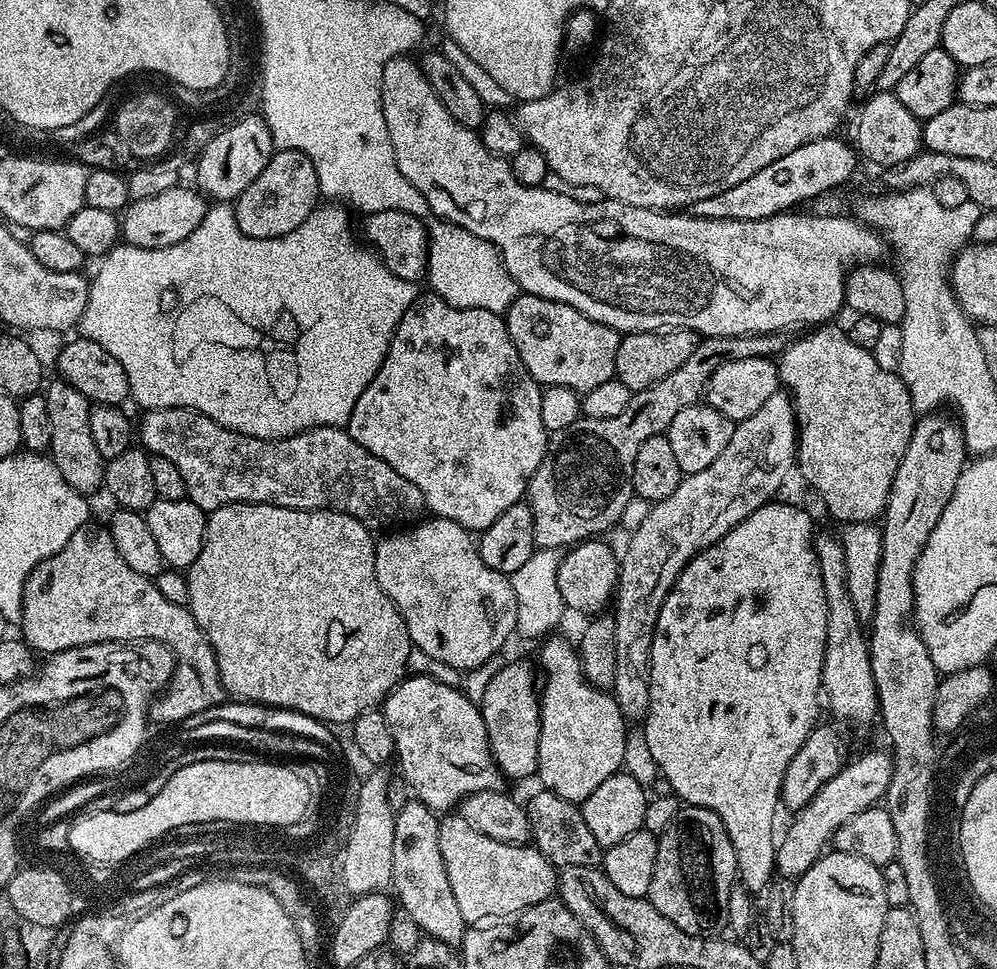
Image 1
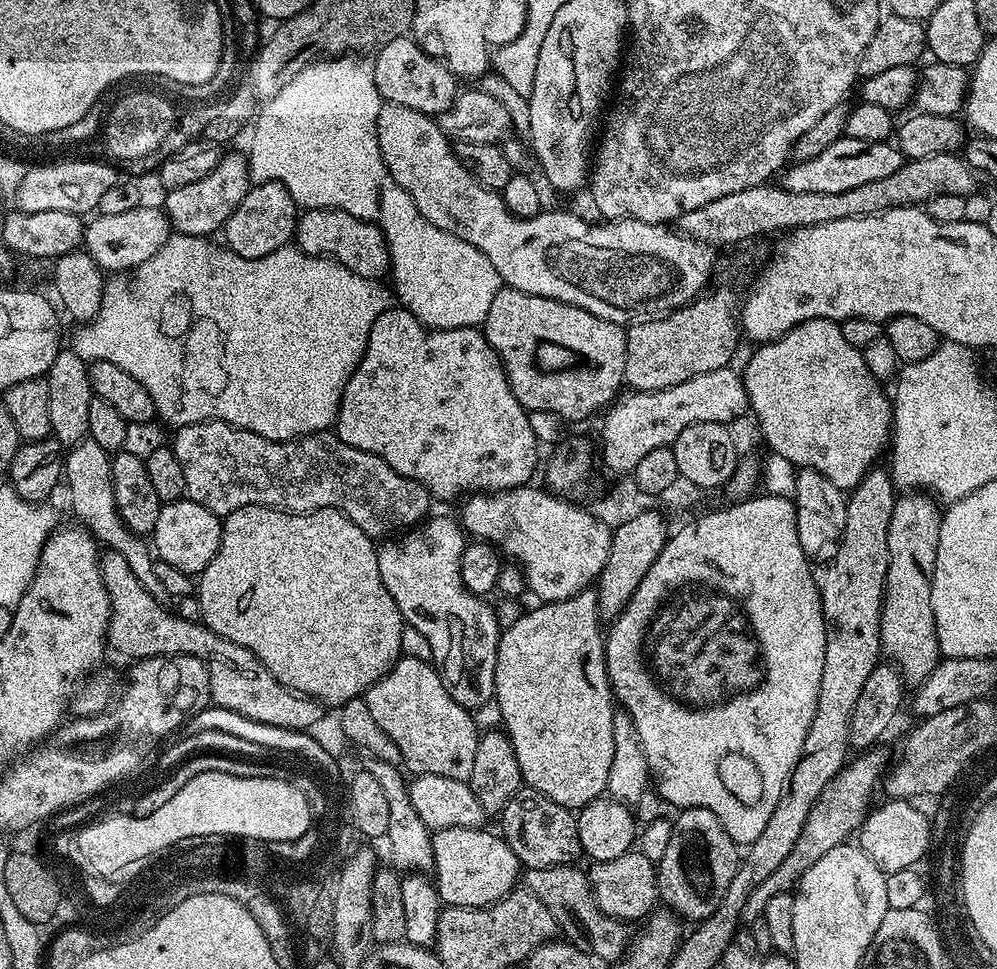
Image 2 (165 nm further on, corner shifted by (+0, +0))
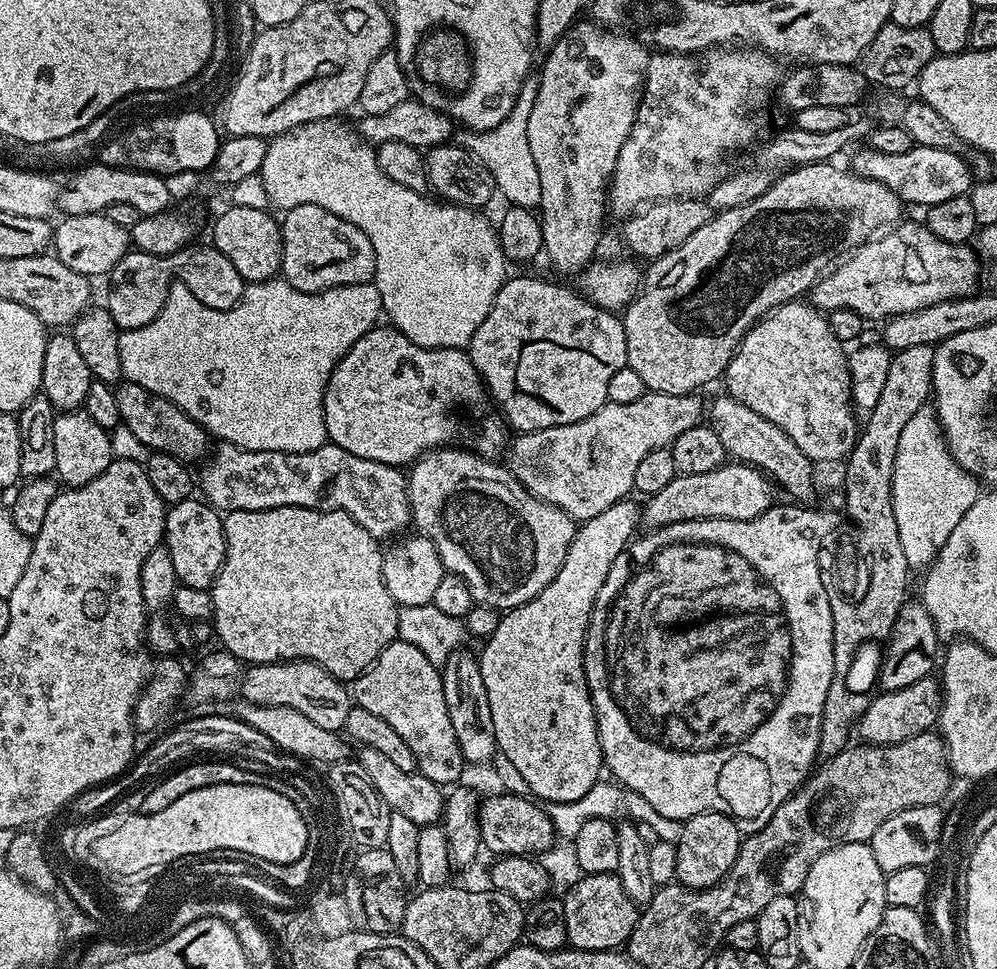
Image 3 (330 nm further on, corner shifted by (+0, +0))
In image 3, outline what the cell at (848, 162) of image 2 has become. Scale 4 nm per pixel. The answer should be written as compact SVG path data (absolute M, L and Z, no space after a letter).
M921 144L906 150L906 154L882 154L878 150L864 146L853 158L851 167L862 178L870 178L874 182L882 182L882 186L890 186L894 194L905 205L924 204L931 206L938 202L946 202L950 198L967 196L974 183L971 163L959 156L959 151L951 148L931 148Z

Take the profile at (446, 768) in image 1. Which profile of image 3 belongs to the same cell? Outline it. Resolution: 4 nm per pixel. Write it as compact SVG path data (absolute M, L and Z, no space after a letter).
M399 638L393 640L361 676L351 681L350 695L355 707L378 714L378 718L386 721L405 740L414 754L417 769L430 778L430 782L452 786L459 781L456 779L466 769L466 761L458 746L454 726L450 726L444 677L441 669L431 665L417 647Z

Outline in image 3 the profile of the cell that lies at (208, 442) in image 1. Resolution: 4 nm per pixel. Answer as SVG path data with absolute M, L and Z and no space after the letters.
M220 442L202 467L198 472L199 491L201 488L203 499L224 514L271 508L344 512L381 542L387 541L387 536L399 537L403 528L412 524L405 473L391 464L358 458L358 454L331 442L309 452L251 452Z

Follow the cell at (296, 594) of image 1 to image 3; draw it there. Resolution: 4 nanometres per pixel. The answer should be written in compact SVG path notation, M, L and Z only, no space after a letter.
M271 508L270 510L238 510L227 513L223 517L224 537L226 538L226 554L210 589L214 610L211 621L216 625L215 639L221 640L223 651L230 653L245 665L278 664L282 660L313 660L322 665L327 672L334 674L345 682L351 682L361 676L397 639L398 618L400 608L394 598L390 598L390 590L386 590L386 582L382 578L382 562L384 552L381 541L377 540L354 522L352 516L344 512L318 512L314 508Z

